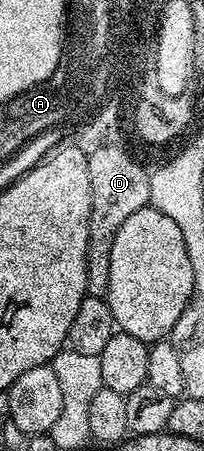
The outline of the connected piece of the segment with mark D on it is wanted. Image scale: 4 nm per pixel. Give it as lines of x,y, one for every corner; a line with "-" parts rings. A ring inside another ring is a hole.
123,146
118,150
100,150
88,154
89,193
91,194
91,220
89,221
89,241
87,242
87,294
104,298
109,285
109,257
117,229
151,202
150,174
142,162
139,163

